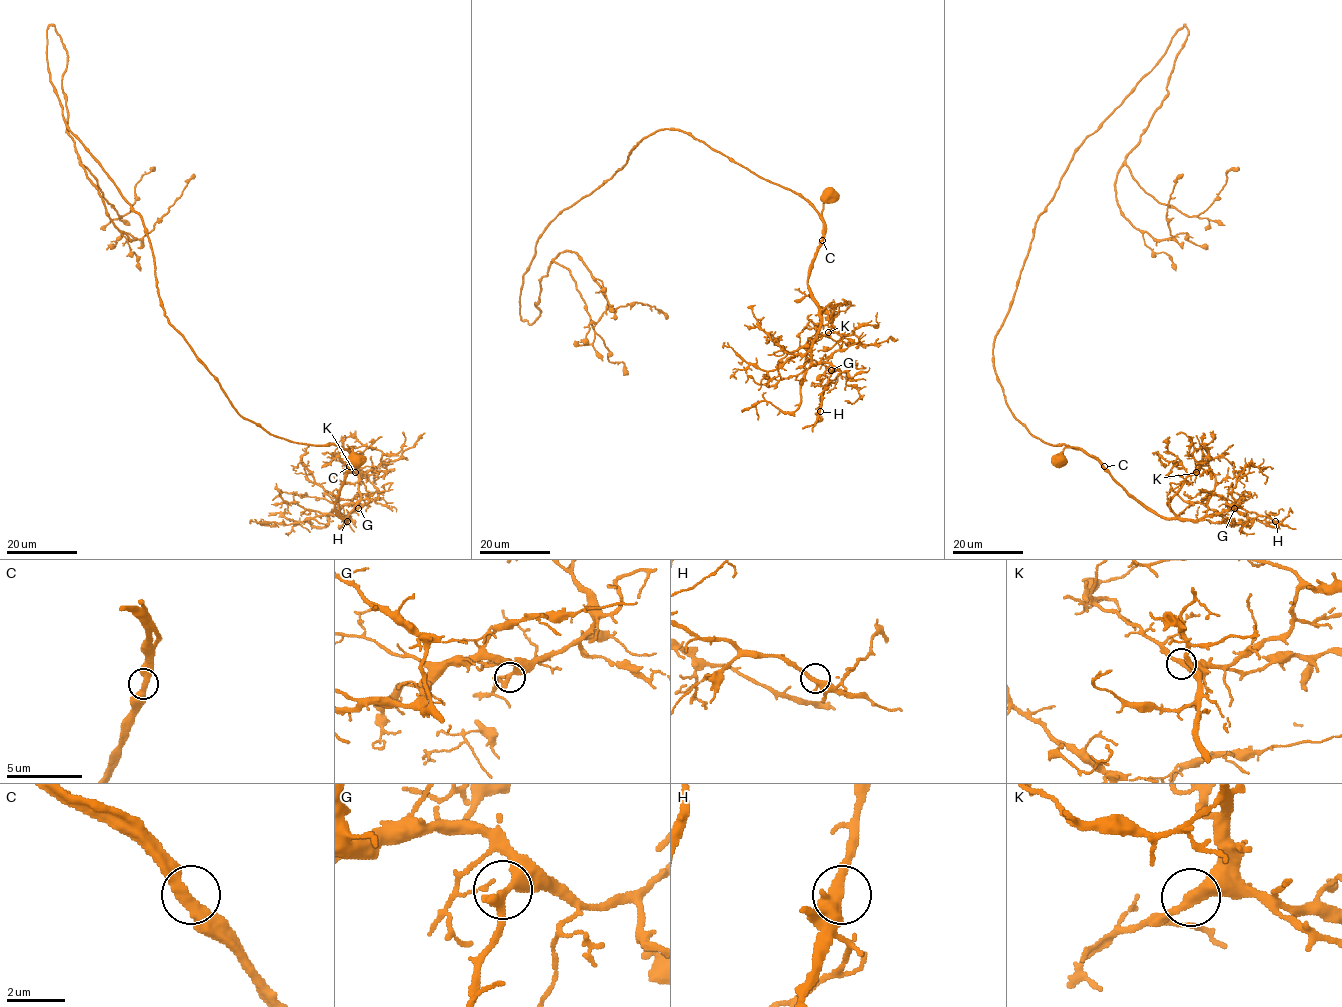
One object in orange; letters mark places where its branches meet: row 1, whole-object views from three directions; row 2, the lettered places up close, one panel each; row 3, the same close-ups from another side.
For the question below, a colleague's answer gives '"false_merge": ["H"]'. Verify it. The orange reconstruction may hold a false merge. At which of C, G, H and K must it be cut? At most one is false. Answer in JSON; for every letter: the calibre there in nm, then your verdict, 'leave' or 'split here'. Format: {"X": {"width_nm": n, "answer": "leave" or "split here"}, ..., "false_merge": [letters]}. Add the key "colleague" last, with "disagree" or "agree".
{"C": {"width_nm": 440, "answer": "leave"}, "G": {"width_nm": 400, "answer": "leave"}, "H": {"width_nm": 400, "answer": "leave"}, "K": {"width_nm": 400, "answer": "leave"}, "false_merge": [], "colleague": "disagree"}

